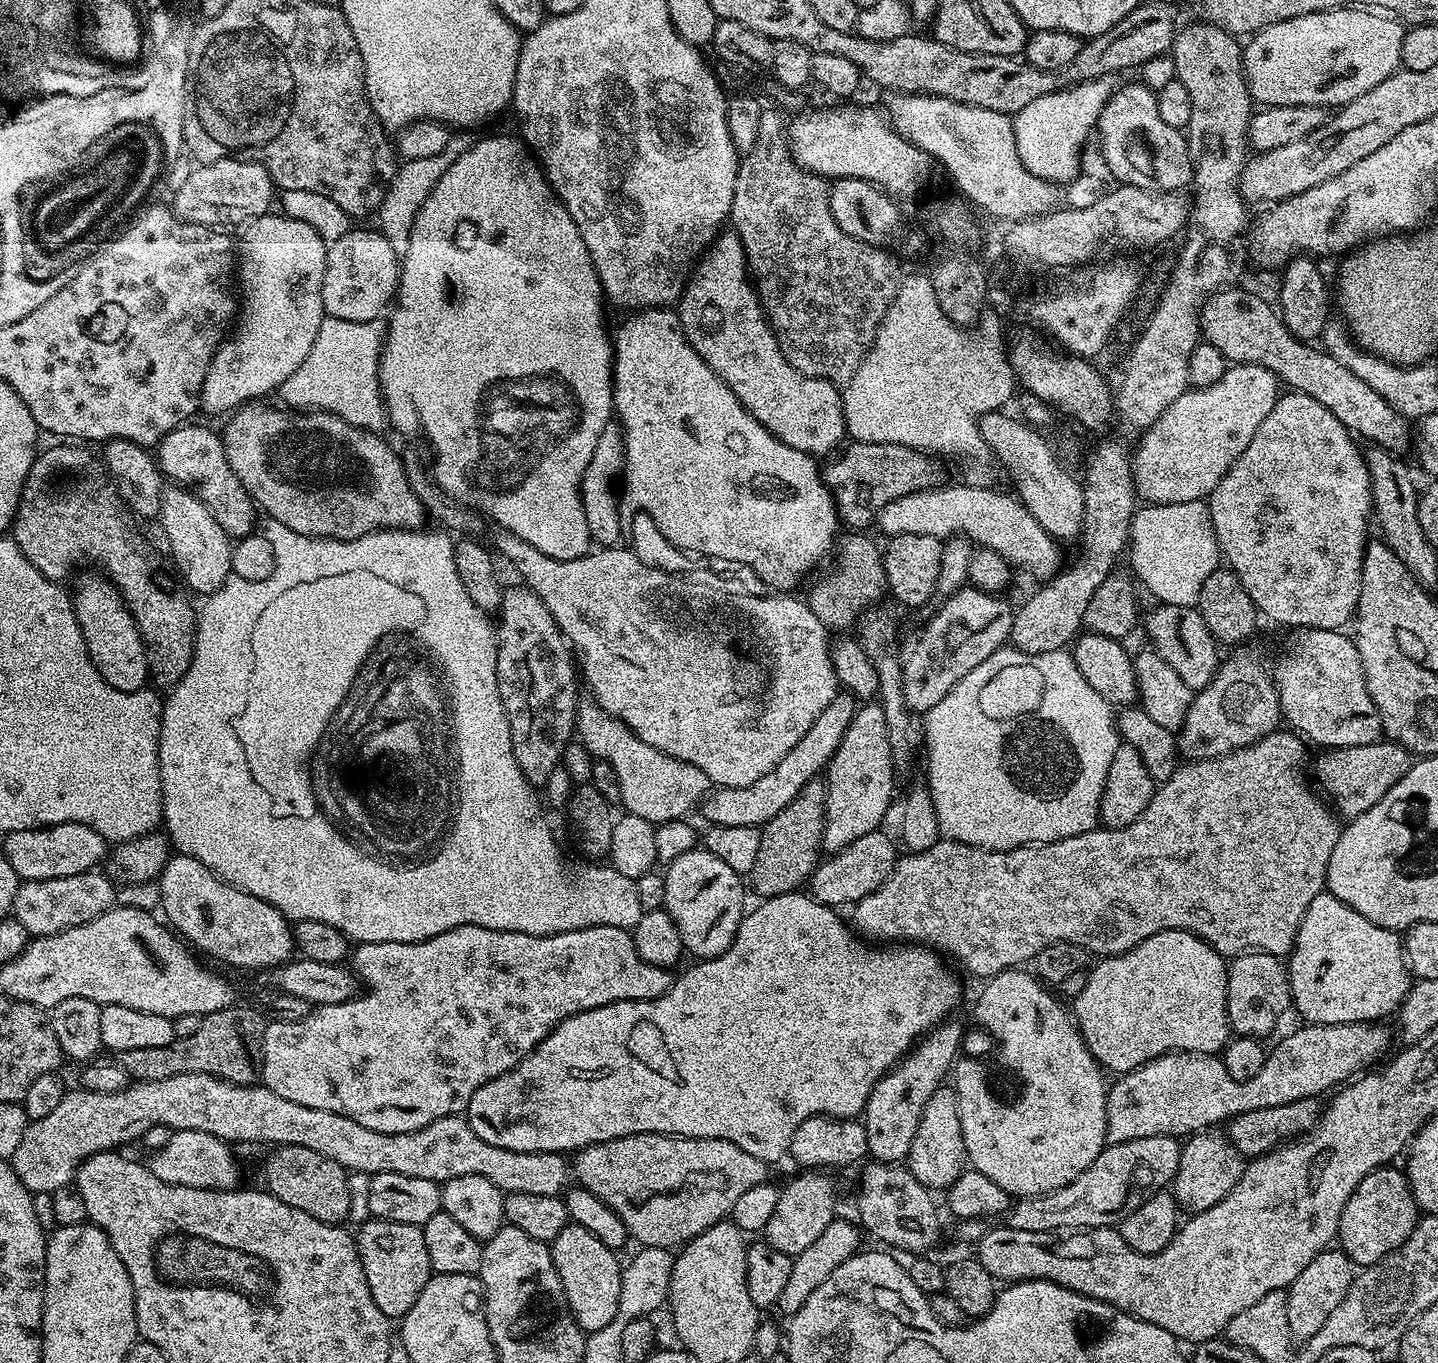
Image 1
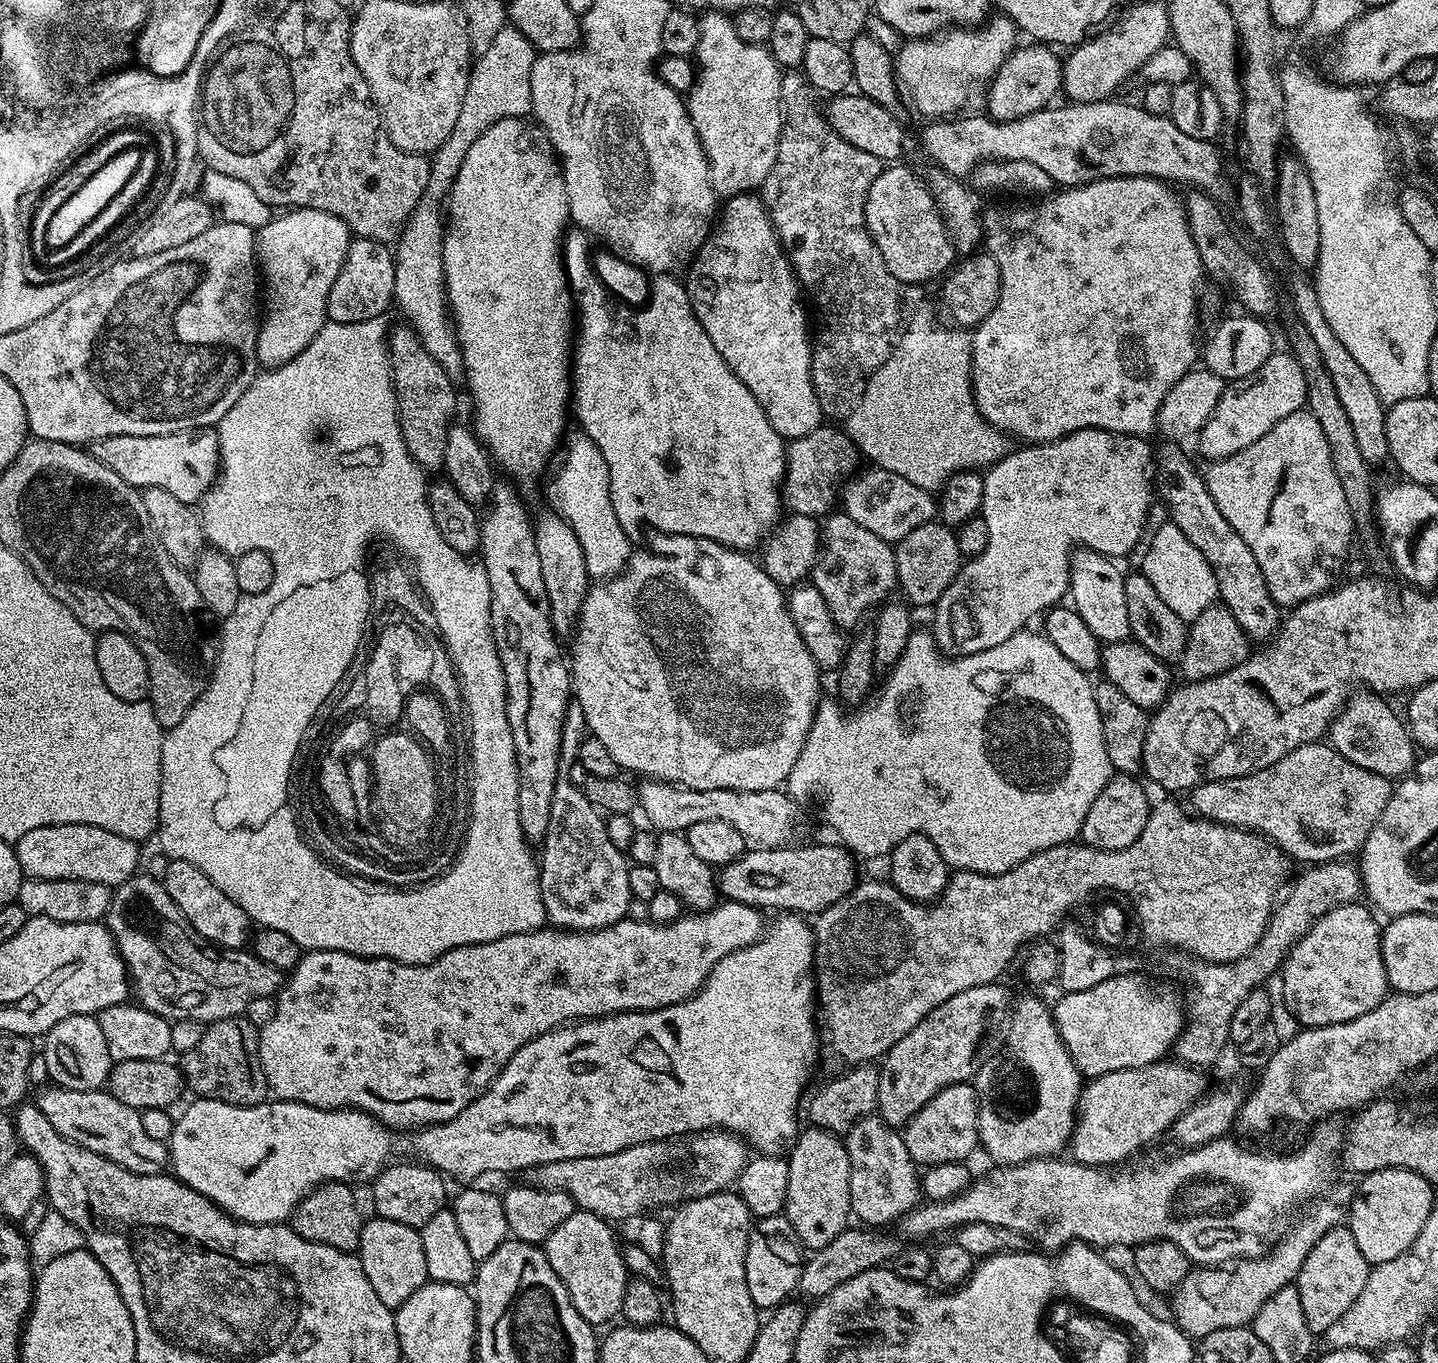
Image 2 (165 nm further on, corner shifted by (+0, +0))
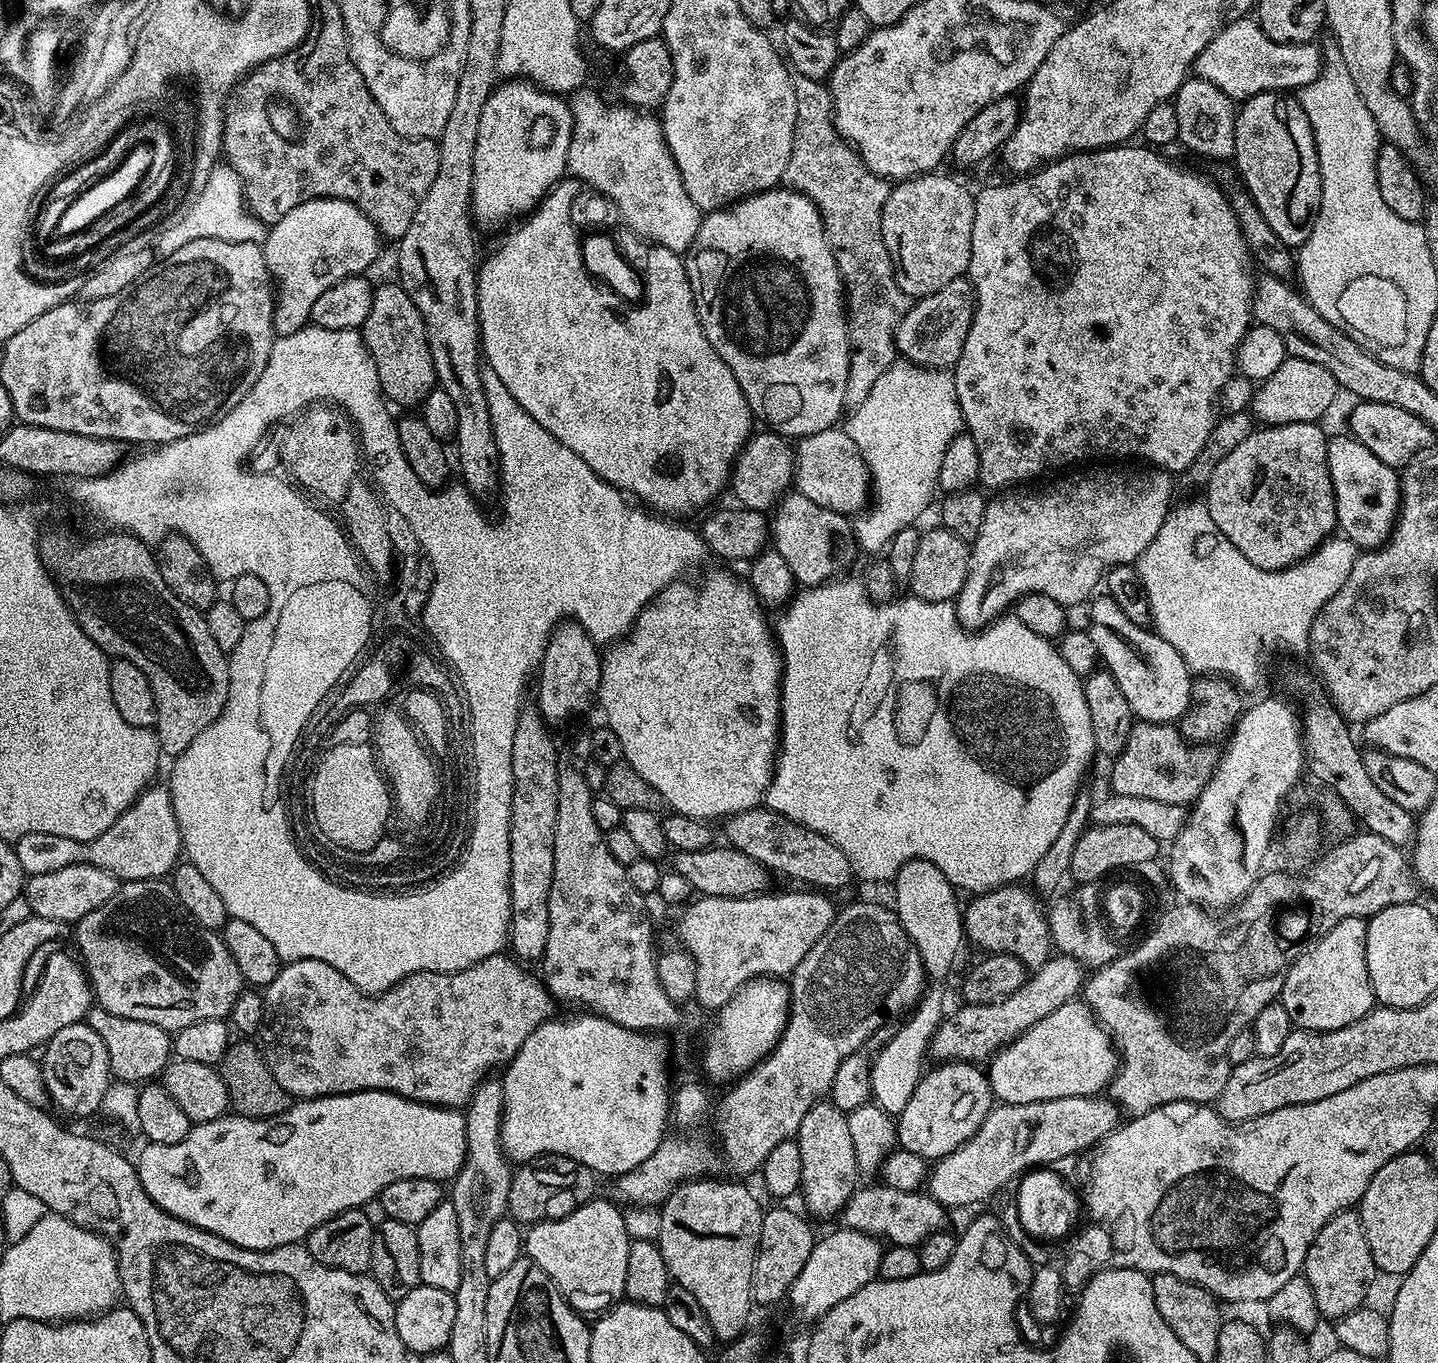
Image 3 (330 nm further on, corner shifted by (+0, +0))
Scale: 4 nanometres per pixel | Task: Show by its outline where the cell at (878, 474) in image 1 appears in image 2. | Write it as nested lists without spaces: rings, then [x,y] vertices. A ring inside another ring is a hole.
[[[821,426],[810,430],[787,445],[784,458],[782,500],[789,513],[798,516],[824,518],[837,507],[842,485],[857,471],[858,449],[847,431],[836,426]]]

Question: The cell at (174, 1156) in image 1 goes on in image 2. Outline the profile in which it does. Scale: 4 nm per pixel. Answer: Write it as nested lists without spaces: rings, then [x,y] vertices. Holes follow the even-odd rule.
[[[48,1086],[40,1097],[34,1100],[41,1114],[68,1140],[81,1144],[86,1150],[94,1150],[94,1154],[102,1154],[110,1162],[130,1170],[134,1174],[150,1174],[159,1176],[169,1167],[170,1157],[168,1145],[158,1138],[150,1138],[142,1127],[140,1112],[126,1106],[126,1102],[118,1102],[111,1092],[97,1090],[83,1092],[59,1086]]]

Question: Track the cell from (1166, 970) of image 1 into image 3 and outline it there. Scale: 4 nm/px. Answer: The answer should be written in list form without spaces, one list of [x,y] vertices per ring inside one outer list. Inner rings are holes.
[[[1074,999],[1058,1006],[1054,1014],[1046,1014],[1042,1022],[1030,1026],[1012,1043],[1005,1044],[987,1065],[986,1075],[997,1101],[1033,1104],[1039,1100],[1103,1093],[1116,1077],[1117,1067],[1118,1053],[1112,1037],[1091,1008]]]

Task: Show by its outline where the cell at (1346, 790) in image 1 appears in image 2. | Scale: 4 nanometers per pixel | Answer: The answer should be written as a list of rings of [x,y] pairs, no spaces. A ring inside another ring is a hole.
[[[1328,742],[1303,744],[1286,758],[1278,758],[1270,766],[1257,772],[1251,772],[1238,778],[1226,778],[1198,784],[1191,789],[1191,811],[1195,815],[1215,820],[1217,824],[1228,824],[1231,828],[1242,828],[1249,832],[1258,832],[1265,840],[1279,846],[1281,850],[1295,861],[1308,860],[1309,865],[1323,864],[1329,860],[1348,858],[1359,853],[1363,848],[1370,830],[1382,818],[1386,806],[1390,802],[1394,784],[1389,777],[1366,770],[1362,766],[1354,766],[1338,750]]]

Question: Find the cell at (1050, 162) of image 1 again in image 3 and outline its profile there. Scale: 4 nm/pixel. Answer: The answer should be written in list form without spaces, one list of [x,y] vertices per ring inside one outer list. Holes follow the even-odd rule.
[[[1241,18],[1230,22],[1198,54],[1194,72],[1199,79],[1210,82],[1234,102],[1243,102],[1263,92],[1291,93],[1305,88],[1318,78],[1322,67],[1322,52],[1315,43],[1276,44],[1260,28],[1255,18]]]

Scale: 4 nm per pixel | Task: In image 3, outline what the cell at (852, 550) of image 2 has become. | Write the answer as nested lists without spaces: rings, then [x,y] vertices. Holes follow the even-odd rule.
[[[792,490],[780,497],[771,513],[770,544],[786,560],[786,565],[793,572],[797,585],[824,584],[837,574],[843,573],[847,569],[844,567],[851,562],[852,548],[854,549],[854,528],[845,513],[826,510],[826,506],[818,506],[818,502],[810,502],[810,498],[803,496],[800,491]]]

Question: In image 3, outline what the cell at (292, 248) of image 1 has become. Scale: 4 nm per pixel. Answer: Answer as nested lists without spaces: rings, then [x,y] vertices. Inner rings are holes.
[[[311,200],[271,225],[262,247],[268,273],[276,287],[272,312],[275,335],[289,336],[305,327],[314,302],[347,276],[367,273],[380,252],[380,244],[379,227],[357,204],[348,200]]]

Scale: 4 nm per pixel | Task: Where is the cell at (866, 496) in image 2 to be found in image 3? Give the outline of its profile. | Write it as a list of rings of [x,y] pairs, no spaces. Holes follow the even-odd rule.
[[[833,426],[818,434],[799,437],[794,448],[794,484],[810,502],[826,506],[826,510],[859,514],[870,500],[868,467],[850,434],[843,427]]]

